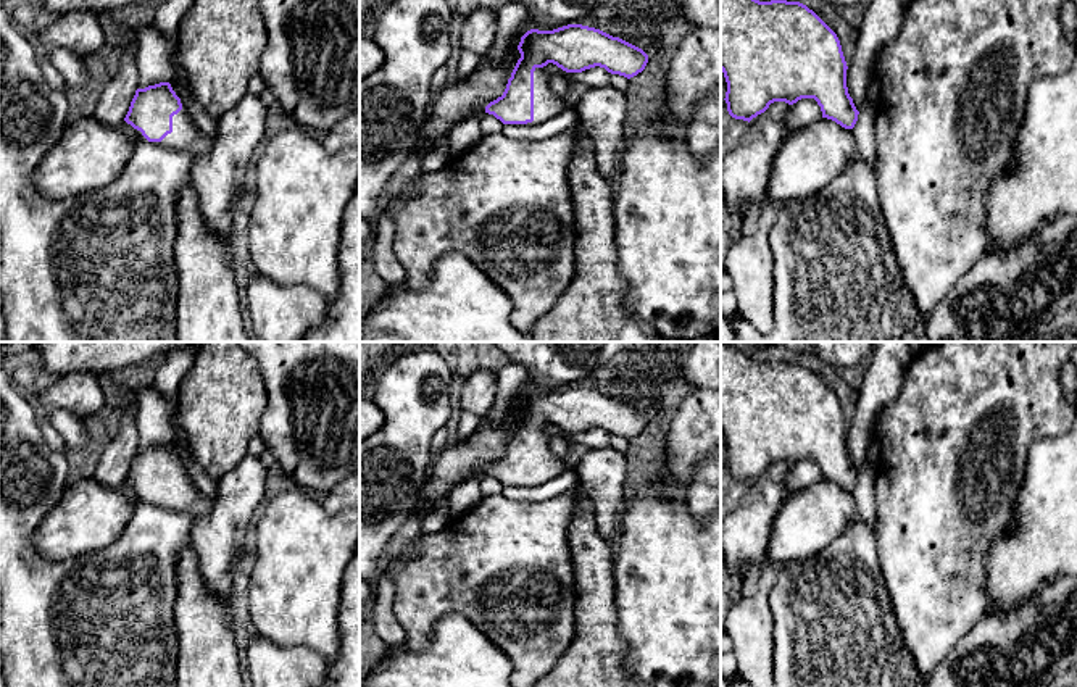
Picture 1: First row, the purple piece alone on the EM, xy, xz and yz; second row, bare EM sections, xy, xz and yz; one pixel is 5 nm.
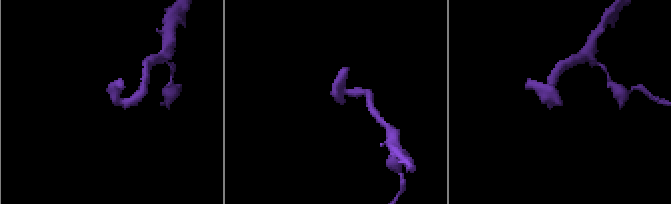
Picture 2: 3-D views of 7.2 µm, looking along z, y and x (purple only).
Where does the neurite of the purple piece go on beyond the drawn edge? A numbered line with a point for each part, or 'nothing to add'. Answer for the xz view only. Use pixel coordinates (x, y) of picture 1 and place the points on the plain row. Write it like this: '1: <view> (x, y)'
1: xz (547, 466)

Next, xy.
1: xy (186, 497)

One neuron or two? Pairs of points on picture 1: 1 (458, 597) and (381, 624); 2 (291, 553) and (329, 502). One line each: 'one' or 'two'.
1: two
2: two

